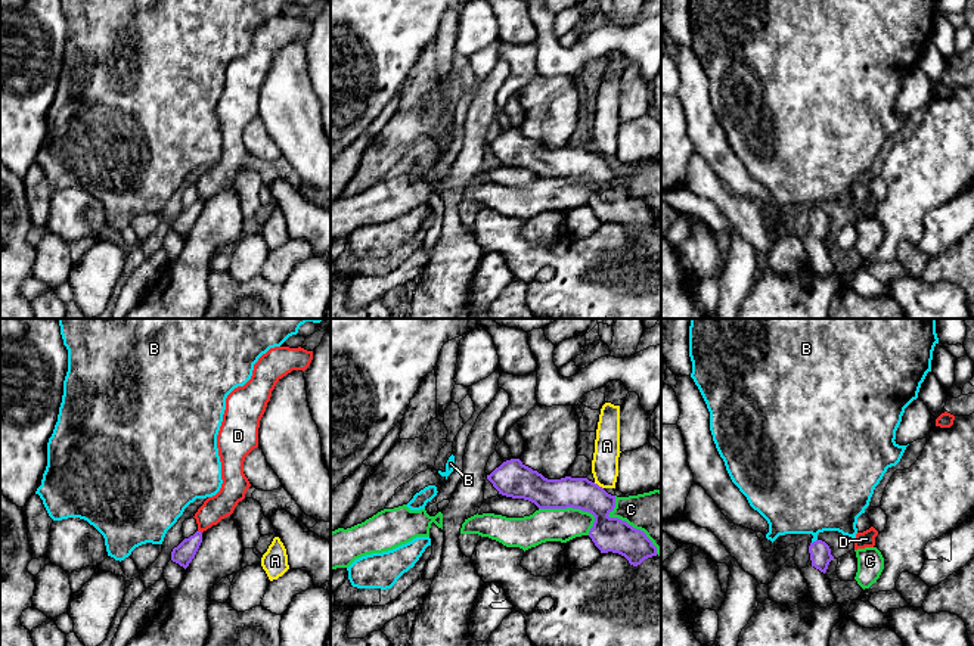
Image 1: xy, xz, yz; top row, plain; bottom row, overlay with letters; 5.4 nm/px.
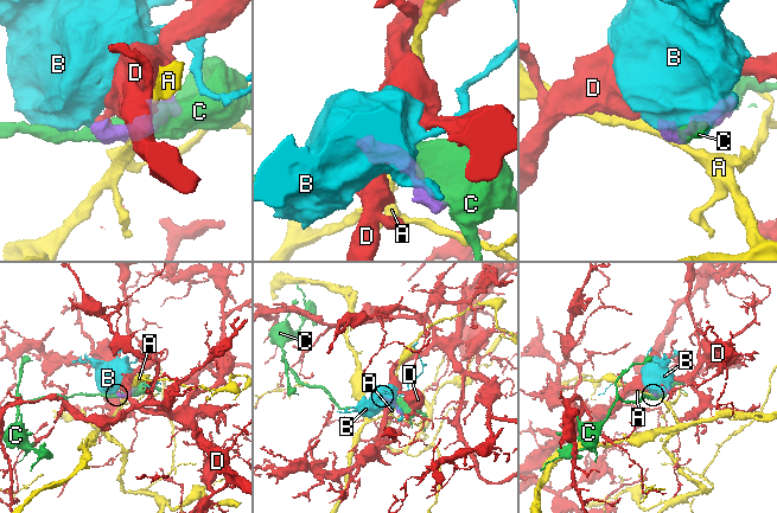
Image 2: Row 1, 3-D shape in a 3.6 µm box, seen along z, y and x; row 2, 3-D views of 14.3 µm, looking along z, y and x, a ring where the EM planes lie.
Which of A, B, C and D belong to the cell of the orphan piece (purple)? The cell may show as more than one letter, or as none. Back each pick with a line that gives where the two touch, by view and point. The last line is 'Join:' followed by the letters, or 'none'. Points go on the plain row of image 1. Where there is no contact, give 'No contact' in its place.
B: Touches purple at yz (813, 211)
Join: B

